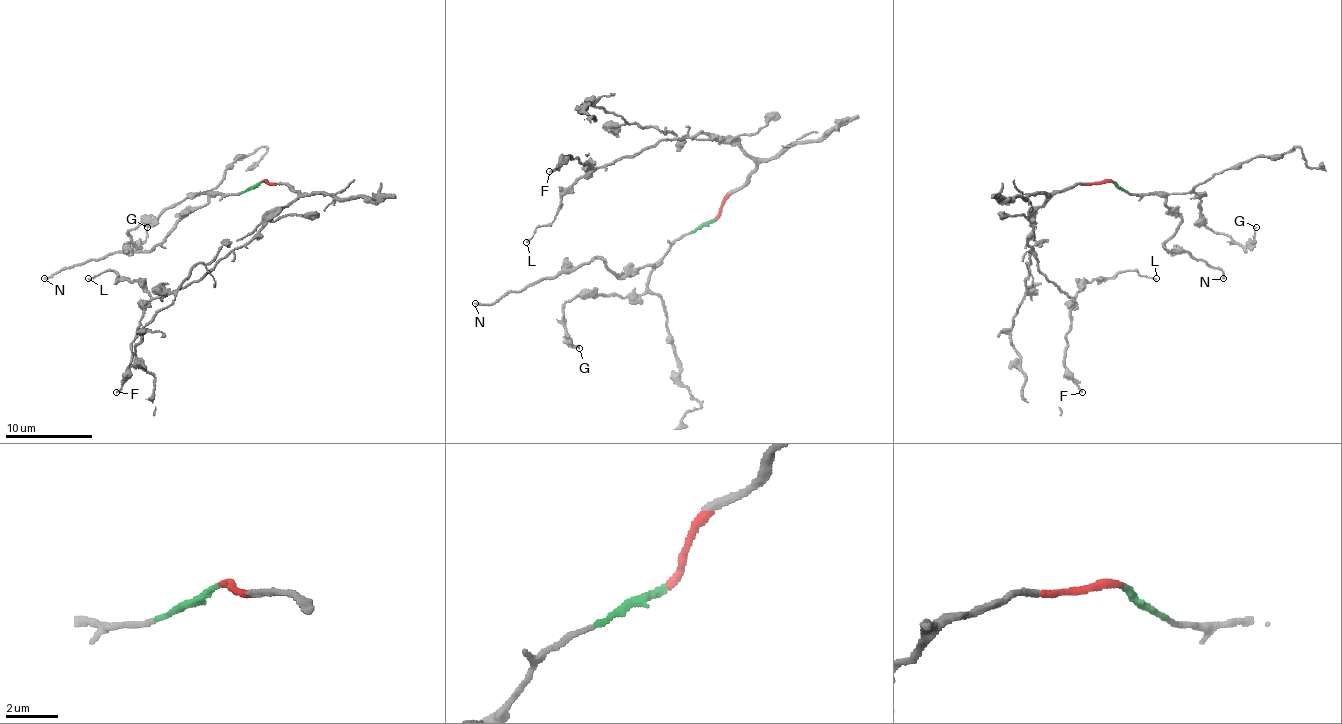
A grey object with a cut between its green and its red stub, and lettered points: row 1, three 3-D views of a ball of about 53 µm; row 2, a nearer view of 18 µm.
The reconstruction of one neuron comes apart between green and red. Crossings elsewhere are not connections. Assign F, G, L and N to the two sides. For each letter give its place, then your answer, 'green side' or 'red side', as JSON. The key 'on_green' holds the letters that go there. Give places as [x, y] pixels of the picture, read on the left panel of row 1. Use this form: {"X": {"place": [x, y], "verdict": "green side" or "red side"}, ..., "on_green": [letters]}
{"F": {"place": [116, 392], "verdict": "red side"}, "G": {"place": [147, 227], "verdict": "green side"}, "L": {"place": [88, 278], "verdict": "red side"}, "N": {"place": [44, 278], "verdict": "green side"}, "on_green": ["G", "N"]}

